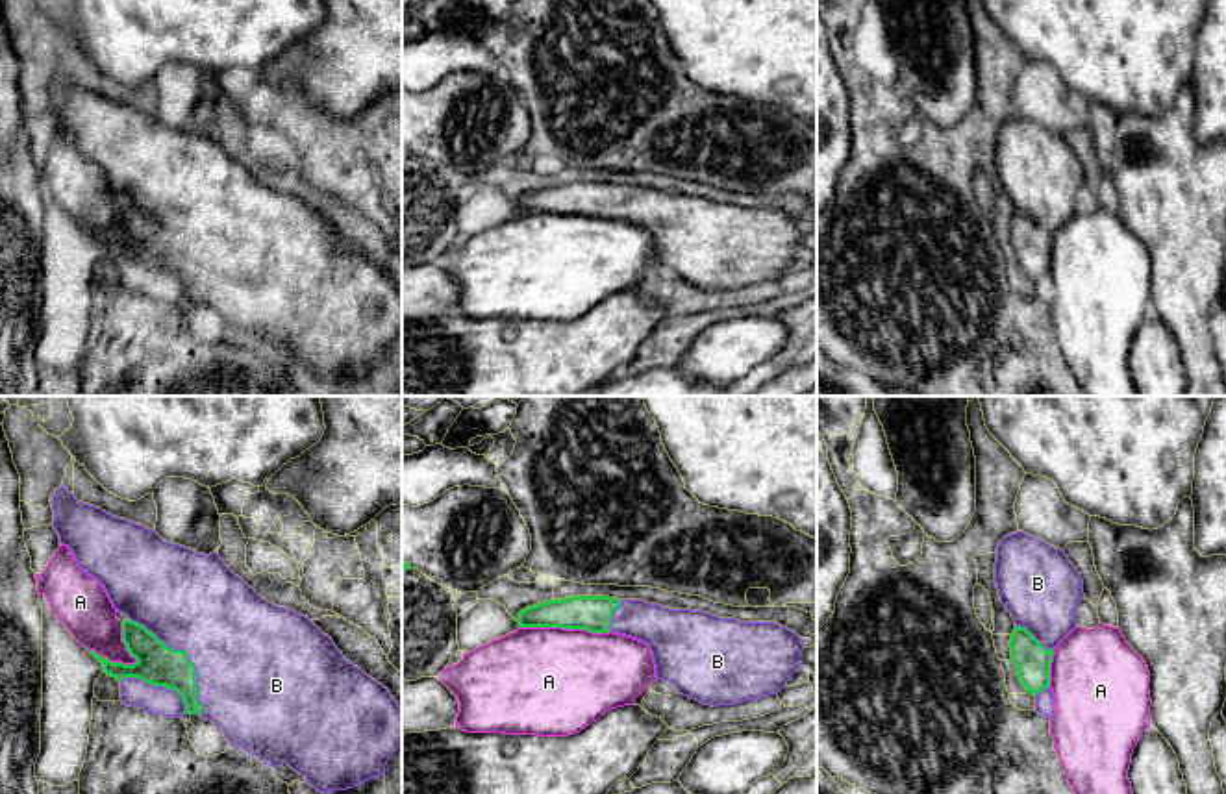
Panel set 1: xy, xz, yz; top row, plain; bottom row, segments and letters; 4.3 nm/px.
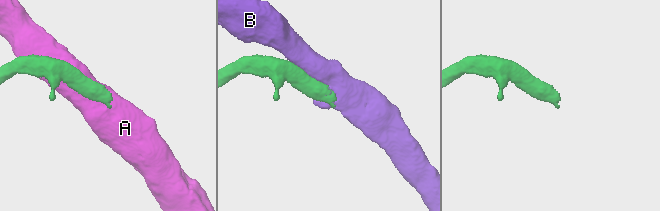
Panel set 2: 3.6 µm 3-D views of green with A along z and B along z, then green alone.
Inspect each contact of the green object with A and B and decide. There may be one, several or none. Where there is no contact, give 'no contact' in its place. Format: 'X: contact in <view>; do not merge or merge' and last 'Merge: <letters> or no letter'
A: contact in xz; do not merge
B: contact in xy; merge
Merge: B

